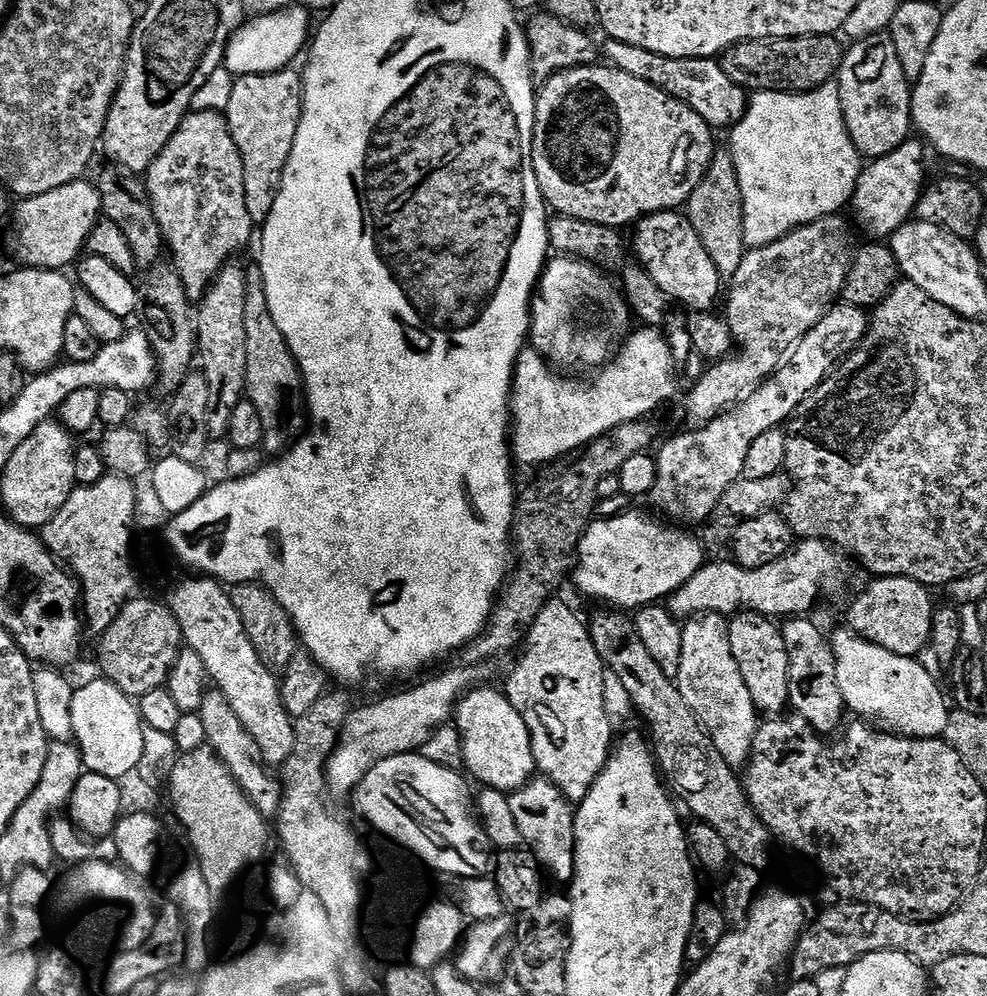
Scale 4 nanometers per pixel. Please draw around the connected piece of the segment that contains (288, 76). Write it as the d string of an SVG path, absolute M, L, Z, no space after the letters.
M292 71L239 77L228 96L228 129L242 154L246 210L250 210L250 218L256 226L263 226L270 218L270 210L274 210L274 202L280 192L286 162L290 158L304 109L302 76L299 71Z

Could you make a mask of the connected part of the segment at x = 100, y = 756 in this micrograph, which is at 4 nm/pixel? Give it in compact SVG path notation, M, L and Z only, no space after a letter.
M106 679L92 680L73 691L71 713L74 744L80 751L80 759L87 771L117 781L137 771L143 754L144 724L137 705L122 690Z

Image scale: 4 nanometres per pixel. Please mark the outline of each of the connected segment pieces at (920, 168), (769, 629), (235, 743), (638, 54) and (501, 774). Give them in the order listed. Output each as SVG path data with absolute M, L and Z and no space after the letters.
M910 138L897 150L871 161L861 169L850 210L854 212L853 223L856 222L869 239L876 242L889 239L915 213L917 202L926 187L924 166L920 160L924 152L926 148L923 141Z
M743 611L728 624L730 654L738 664L742 682L750 690L757 709L764 714L780 714L789 707L788 702L788 655L780 637L780 628L769 617Z
M208 690L204 694L204 701L198 713L205 727L207 743L211 745L245 796L267 820L277 817L283 796L281 783L265 772L267 769L259 757L254 738L250 738L246 726L242 726L238 714L230 710L230 702L226 702L226 698L219 690Z
M605 39L603 43L602 56L608 59L605 61L611 67L622 70L626 74L634 74L634 78L642 78L642 82L650 82L668 96L690 106L690 110L694 110L694 114L701 116L713 129L719 130L724 127L727 129L729 126L736 125L748 109L749 93L739 88L734 82L730 82L730 78L726 78L726 74L720 69L715 59L666 58L650 50L630 46L626 42Z
M477 686L471 692L460 697L454 713L454 725L460 732L459 755L464 755L464 764L468 772L476 780L481 780L488 790L495 790L500 794L515 792L521 785L533 779L536 763L532 757L532 743L528 737L524 719L513 708L507 695L503 691L495 692L492 686Z

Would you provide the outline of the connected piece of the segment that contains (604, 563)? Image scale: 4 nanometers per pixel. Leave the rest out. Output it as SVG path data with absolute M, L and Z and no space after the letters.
M624 512L621 516L610 517L609 520L593 519L584 529L574 551L577 590L592 600L601 600L604 603L601 605L611 606L616 610L635 610L663 601L677 592L690 578L694 578L694 574L698 574L698 570L706 563L705 545L688 533L691 531L656 520L651 520L640 512Z

